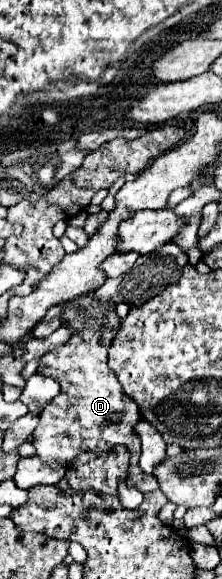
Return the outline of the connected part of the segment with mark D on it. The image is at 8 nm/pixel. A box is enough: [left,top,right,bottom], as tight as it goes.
[33,294,157,492]

